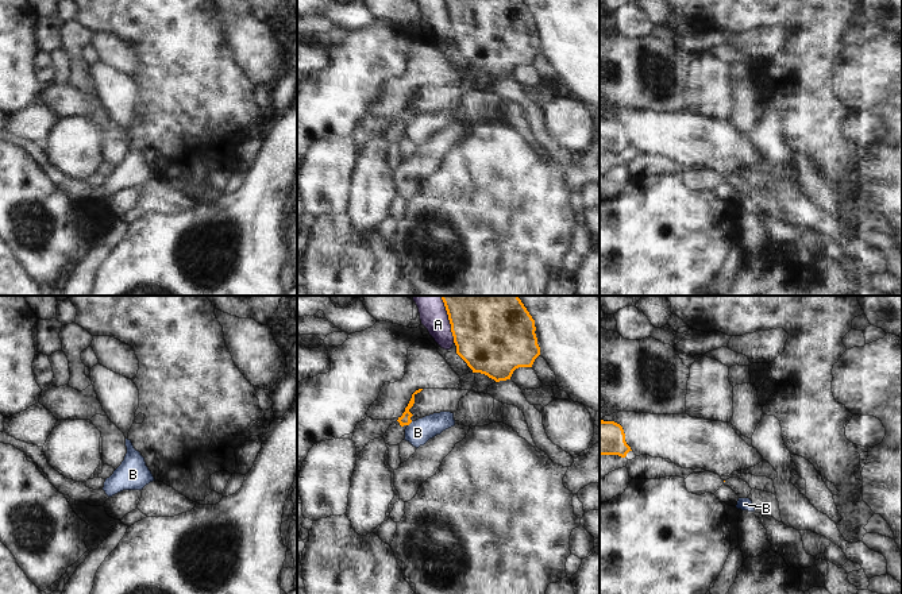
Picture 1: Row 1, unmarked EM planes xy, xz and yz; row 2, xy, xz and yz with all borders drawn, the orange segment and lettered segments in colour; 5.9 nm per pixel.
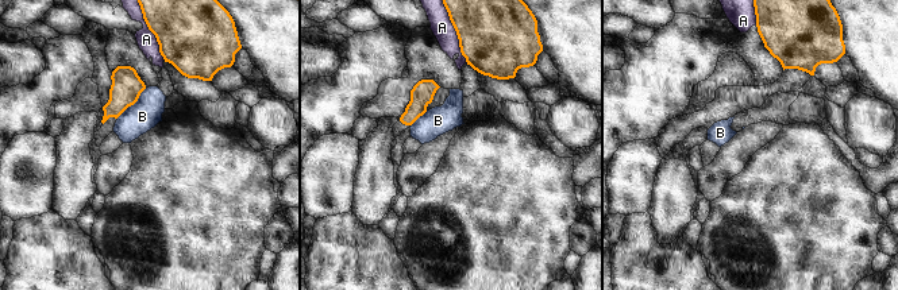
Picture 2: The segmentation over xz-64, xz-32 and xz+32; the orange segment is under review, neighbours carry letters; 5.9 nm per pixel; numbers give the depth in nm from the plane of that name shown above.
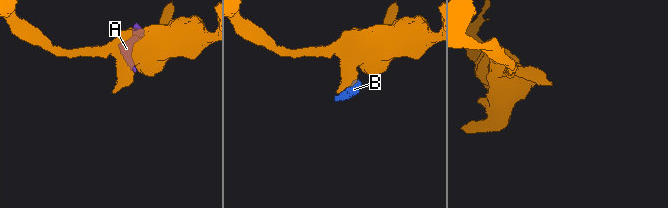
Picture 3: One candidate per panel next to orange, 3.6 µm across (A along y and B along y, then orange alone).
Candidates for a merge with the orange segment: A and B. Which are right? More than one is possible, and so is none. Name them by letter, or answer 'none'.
none

